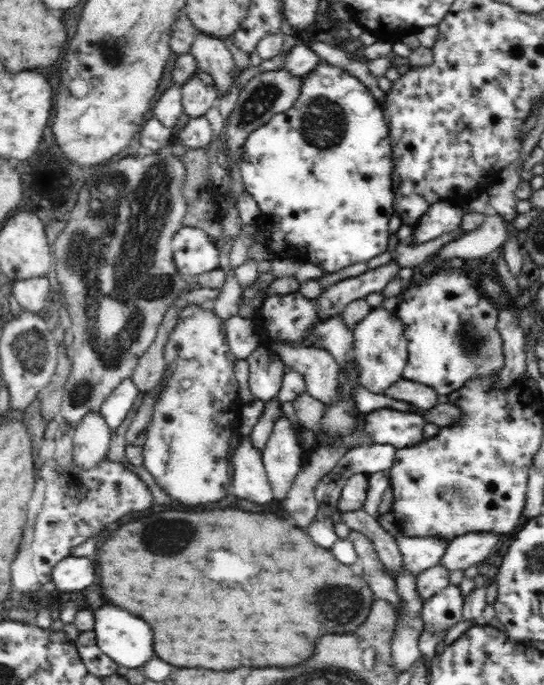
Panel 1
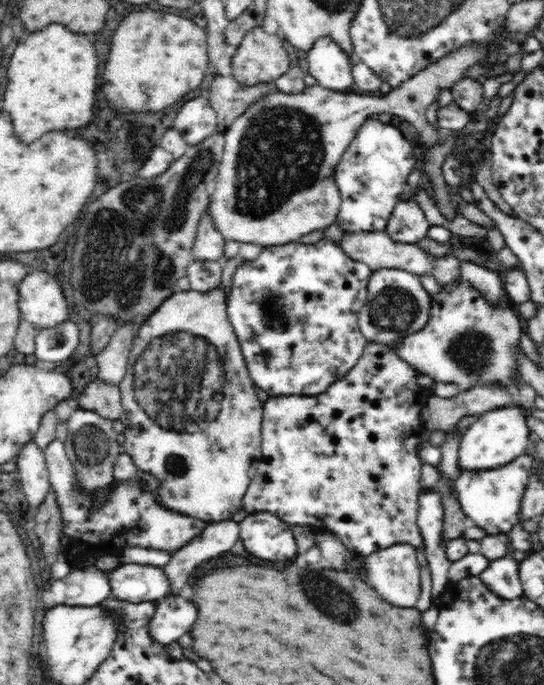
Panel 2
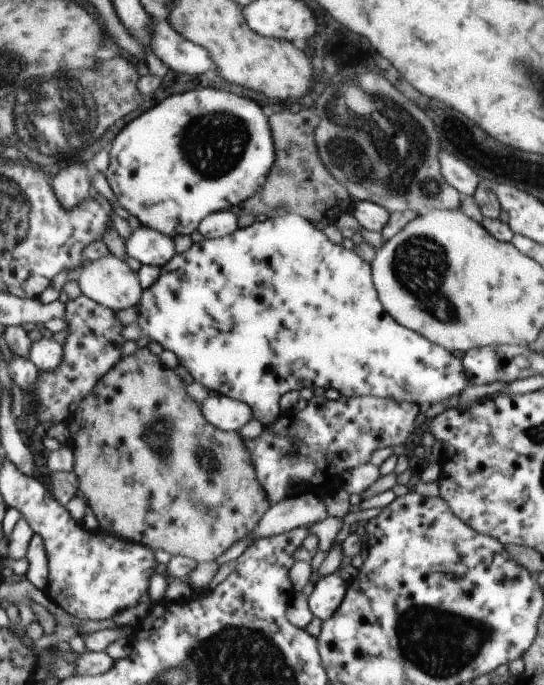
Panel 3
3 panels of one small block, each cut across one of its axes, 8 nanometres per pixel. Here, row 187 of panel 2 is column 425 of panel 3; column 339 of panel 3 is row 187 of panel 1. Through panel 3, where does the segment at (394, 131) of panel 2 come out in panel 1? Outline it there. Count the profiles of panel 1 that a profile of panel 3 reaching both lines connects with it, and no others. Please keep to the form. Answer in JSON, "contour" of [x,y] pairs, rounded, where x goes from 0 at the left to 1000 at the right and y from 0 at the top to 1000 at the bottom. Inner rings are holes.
{"contour":[[[586,96],[574,102],[570,114],[563,114],[555,126],[555,137],[544,146],[544,152],[518,166],[507,166],[496,172],[485,184],[471,187],[456,203],[449,207],[449,229],[441,235],[441,250],[445,250],[447,272],[452,279],[463,283],[478,301],[478,324],[482,336],[496,342],[500,350],[485,350],[485,358],[500,368],[524,368],[540,371],[555,368],[563,371],[566,382],[579,385],[599,397],[616,397],[631,391],[640,391],[658,382],[673,382],[684,377],[710,368],[713,359],[713,327],[726,312],[726,280],[724,260],[726,253],[722,223],[719,219],[715,193],[711,188],[711,174],[706,171],[706,162],[695,155],[695,145],[680,137],[667,117],[658,120],[658,114],[647,114],[636,108],[636,102],[625,102],[618,96]]]}

